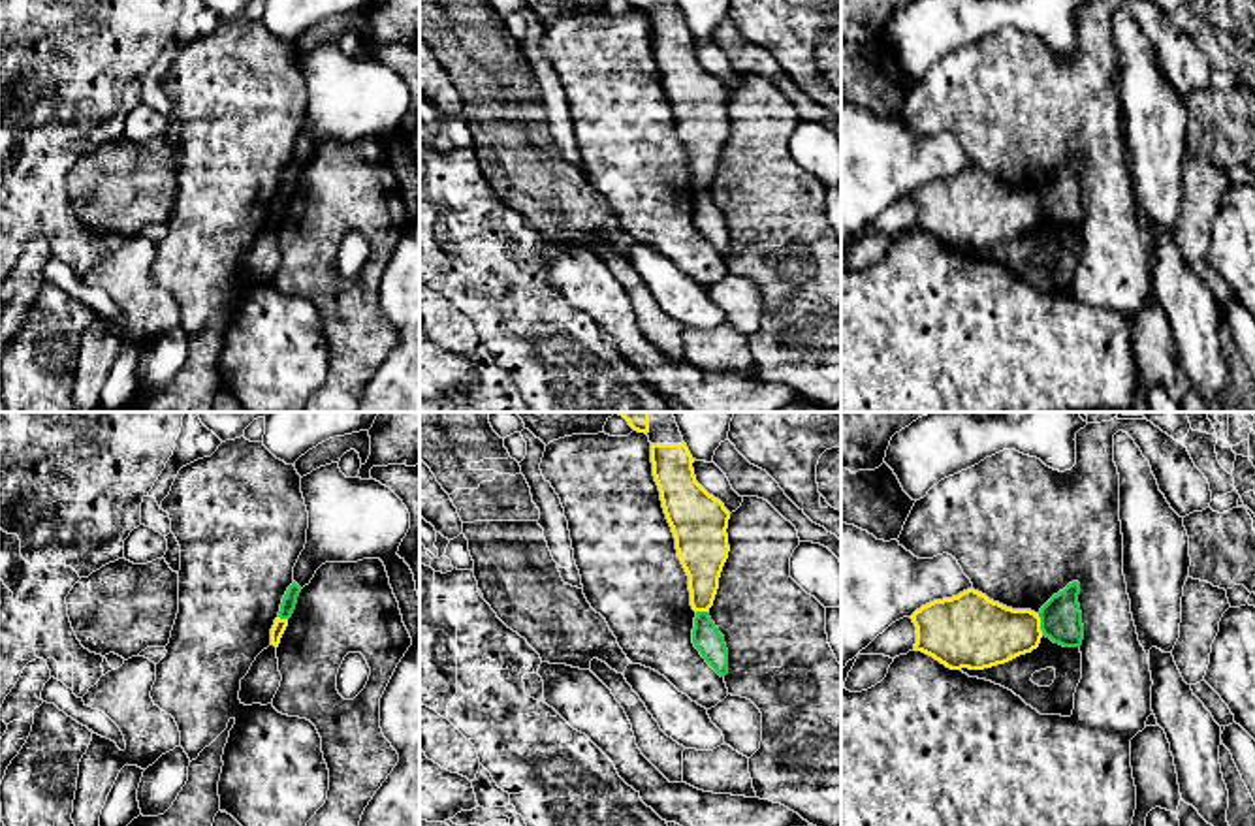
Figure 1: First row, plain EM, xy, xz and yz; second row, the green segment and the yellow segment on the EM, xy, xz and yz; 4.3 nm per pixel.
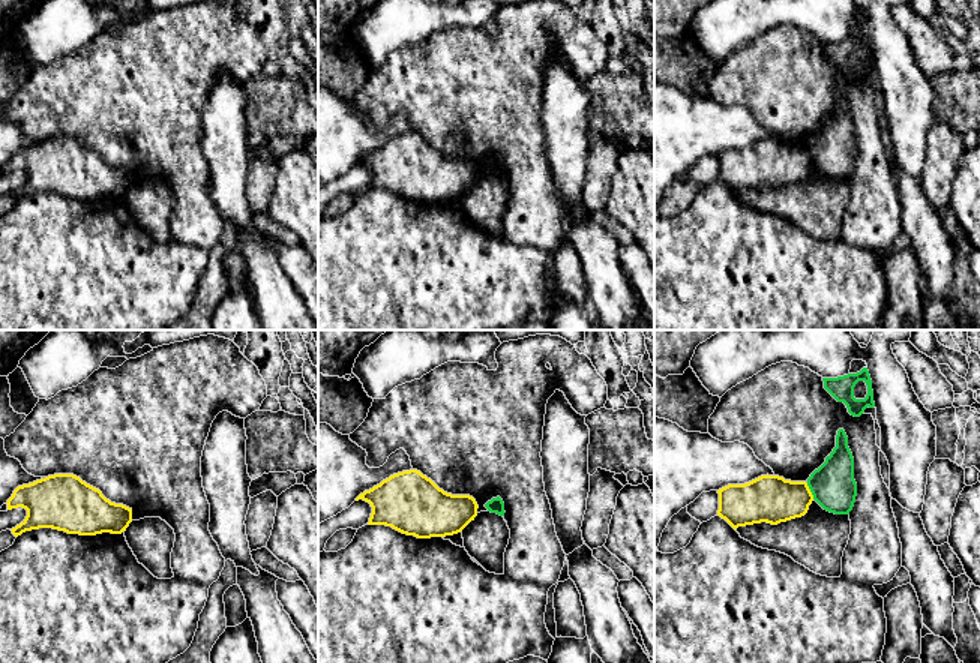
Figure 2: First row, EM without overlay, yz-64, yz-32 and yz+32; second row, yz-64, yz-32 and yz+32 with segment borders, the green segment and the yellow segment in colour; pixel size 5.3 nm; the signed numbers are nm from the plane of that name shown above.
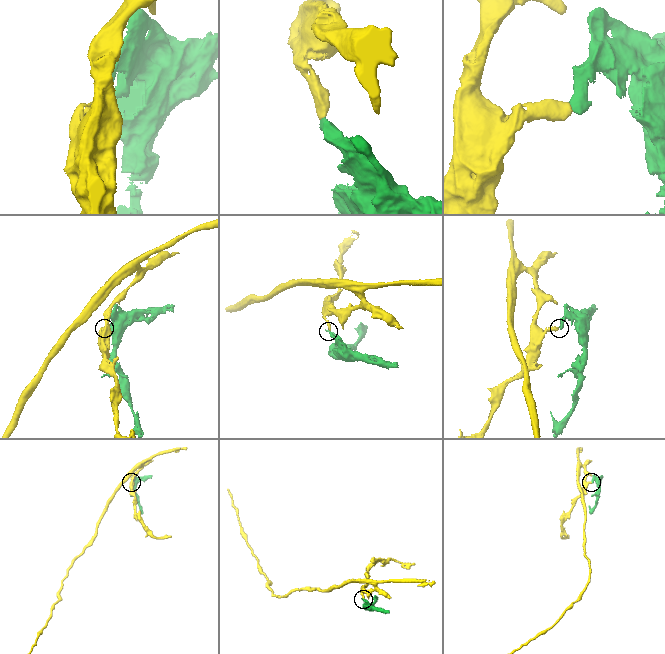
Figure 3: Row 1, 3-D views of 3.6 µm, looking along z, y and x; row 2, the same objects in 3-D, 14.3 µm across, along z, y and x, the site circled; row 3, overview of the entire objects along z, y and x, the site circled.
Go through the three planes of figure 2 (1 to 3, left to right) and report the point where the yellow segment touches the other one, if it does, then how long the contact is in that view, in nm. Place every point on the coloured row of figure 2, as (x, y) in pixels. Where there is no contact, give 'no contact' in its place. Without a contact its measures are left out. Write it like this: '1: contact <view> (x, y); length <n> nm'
1: no contact
2: no contact
3: contact yz+32 (811, 491); length 100 nm

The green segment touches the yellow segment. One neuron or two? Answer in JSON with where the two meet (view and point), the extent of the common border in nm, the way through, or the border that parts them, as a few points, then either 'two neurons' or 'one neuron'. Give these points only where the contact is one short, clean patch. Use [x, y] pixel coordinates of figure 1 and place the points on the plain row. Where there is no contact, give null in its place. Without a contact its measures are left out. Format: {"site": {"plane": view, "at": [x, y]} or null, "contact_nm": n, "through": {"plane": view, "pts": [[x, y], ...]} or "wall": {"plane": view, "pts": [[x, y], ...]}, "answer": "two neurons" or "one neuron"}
{"site": {"plane": "yz", "at": [1041, 202]}, "contact_nm": 90, "wall": {"plane": "yz", "pts": [[1037, 192], [1043, 211]]}, "answer": "two neurons"}

